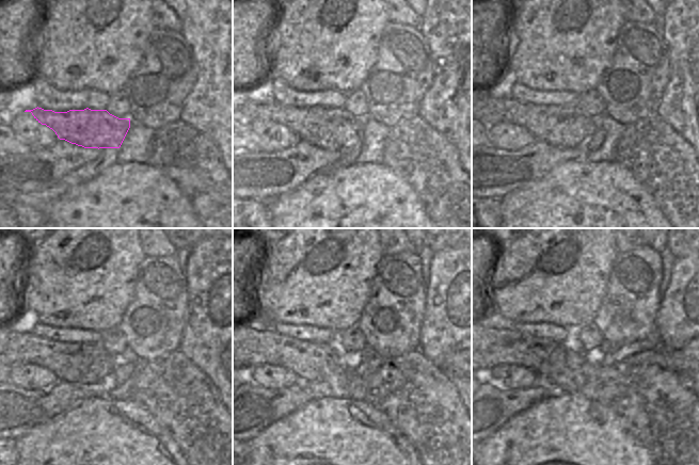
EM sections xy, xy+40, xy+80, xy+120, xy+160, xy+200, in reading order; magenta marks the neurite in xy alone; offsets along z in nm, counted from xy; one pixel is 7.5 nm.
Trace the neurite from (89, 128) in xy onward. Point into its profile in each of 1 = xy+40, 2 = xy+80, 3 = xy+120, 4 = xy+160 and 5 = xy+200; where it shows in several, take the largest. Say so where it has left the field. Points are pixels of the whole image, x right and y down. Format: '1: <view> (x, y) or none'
1: xy+40 (332, 128)
2: xy+80 (562, 126)
3: xy+120 (84, 364)
4: xy+160 (310, 361)
5: xy+200 (493, 348)

